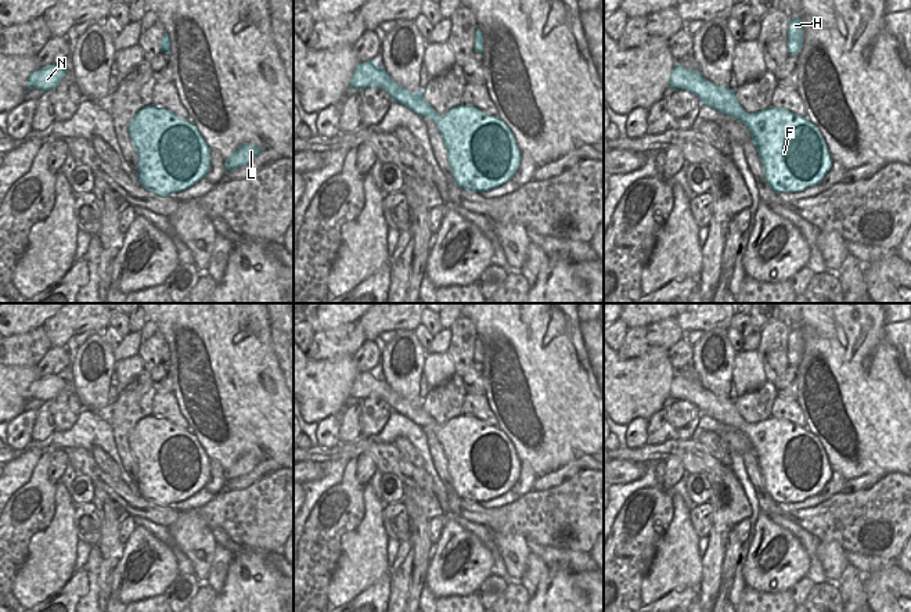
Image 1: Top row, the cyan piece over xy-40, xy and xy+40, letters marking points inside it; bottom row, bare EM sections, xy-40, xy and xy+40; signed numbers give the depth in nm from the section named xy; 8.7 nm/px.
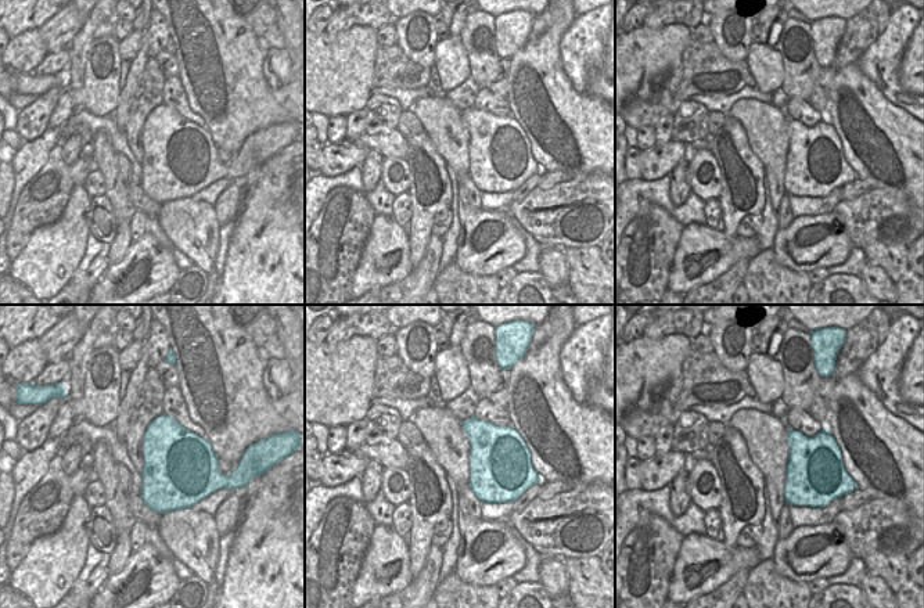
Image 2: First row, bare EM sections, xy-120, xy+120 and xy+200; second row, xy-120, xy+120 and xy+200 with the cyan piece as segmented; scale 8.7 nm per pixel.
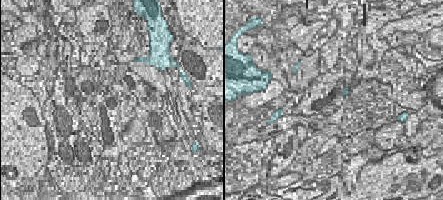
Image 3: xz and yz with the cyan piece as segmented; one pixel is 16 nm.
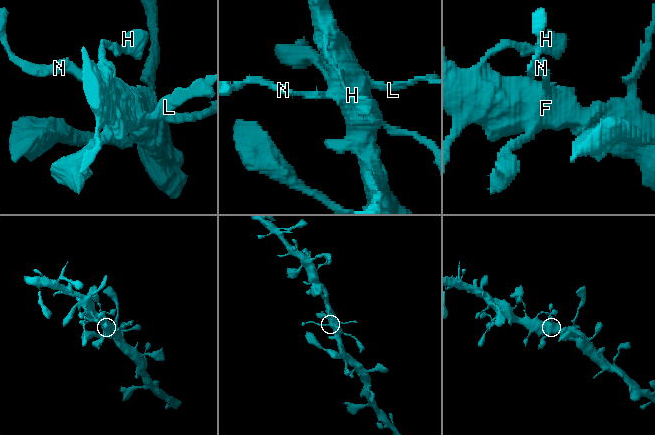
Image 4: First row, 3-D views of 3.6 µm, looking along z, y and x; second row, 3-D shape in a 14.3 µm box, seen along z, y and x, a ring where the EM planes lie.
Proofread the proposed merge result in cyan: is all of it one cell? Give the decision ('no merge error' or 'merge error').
merge error

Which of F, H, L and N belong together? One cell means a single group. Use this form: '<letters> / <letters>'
F H L / N

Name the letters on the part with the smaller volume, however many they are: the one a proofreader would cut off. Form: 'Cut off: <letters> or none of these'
Cut off: N

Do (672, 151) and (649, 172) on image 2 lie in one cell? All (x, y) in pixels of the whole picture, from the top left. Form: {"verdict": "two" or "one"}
{"verdict": "one"}

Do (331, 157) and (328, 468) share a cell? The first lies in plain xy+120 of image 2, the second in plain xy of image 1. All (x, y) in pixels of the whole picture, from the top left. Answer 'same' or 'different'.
different

